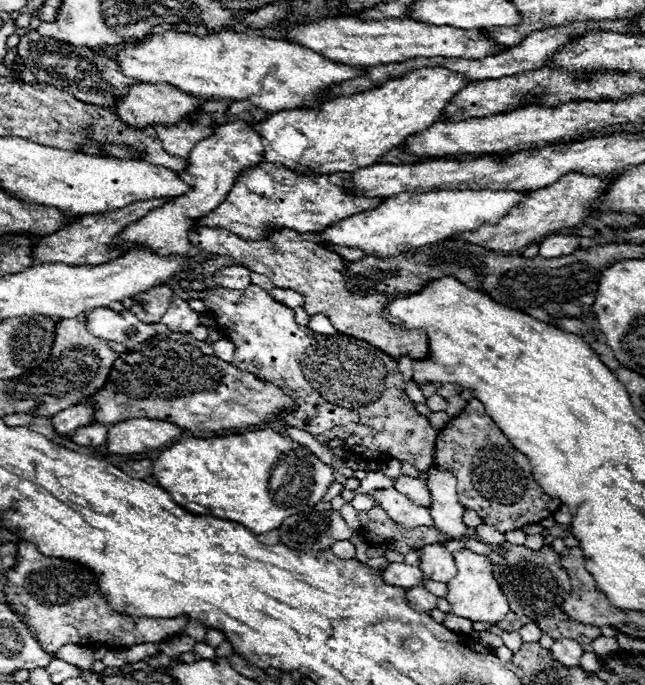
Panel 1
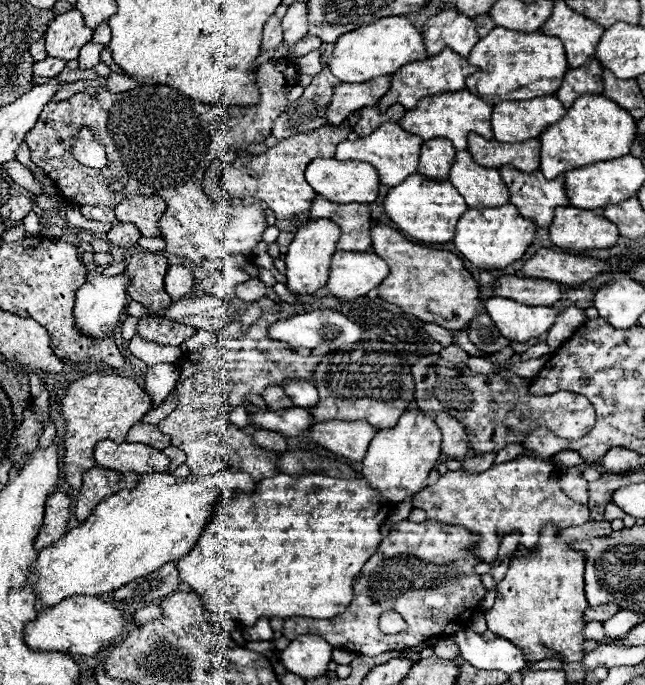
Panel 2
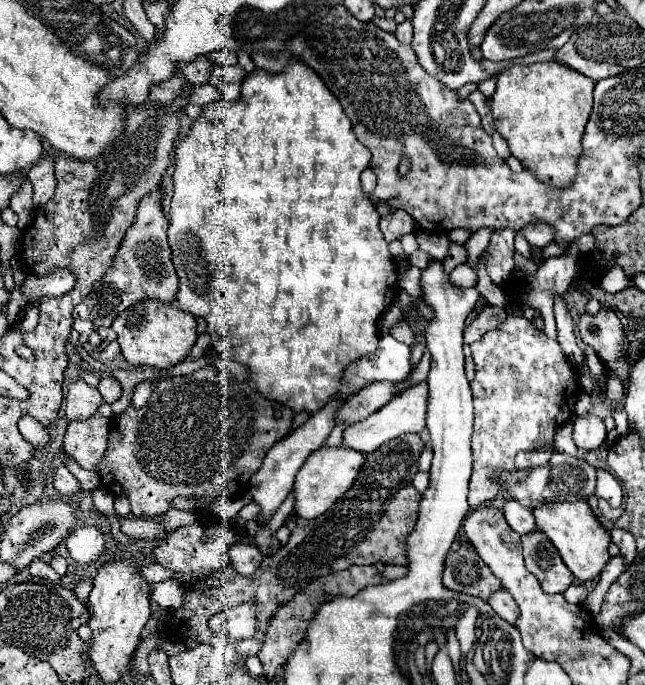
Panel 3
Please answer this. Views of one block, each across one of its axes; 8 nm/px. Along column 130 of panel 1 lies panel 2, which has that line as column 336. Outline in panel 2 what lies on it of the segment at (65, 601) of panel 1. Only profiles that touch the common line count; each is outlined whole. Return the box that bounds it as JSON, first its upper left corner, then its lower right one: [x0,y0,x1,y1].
[284,520,488,656]

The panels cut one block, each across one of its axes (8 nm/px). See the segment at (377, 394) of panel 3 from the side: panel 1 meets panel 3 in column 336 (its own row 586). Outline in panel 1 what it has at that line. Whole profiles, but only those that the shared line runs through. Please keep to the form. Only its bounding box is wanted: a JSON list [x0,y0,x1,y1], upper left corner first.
[406,586,436,612]

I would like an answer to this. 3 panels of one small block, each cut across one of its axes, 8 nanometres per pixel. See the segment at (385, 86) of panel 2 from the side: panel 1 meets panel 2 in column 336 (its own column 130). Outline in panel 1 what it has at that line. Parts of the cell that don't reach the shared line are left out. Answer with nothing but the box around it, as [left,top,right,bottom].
[116,84,200,128]

